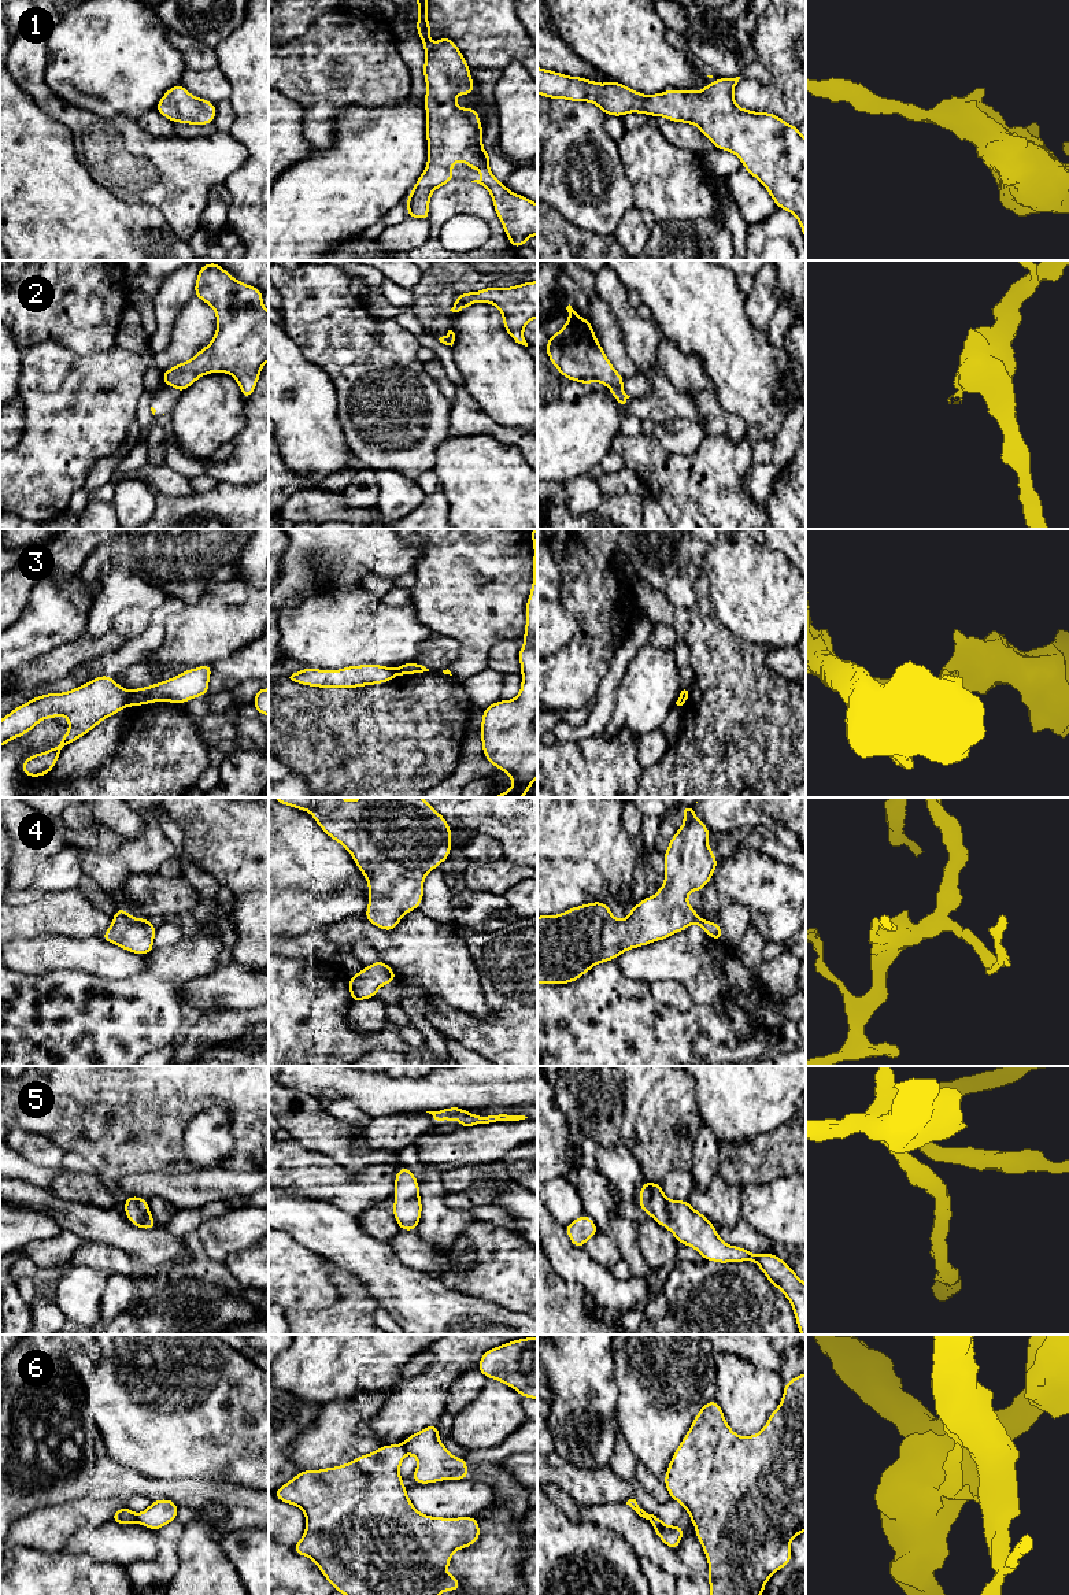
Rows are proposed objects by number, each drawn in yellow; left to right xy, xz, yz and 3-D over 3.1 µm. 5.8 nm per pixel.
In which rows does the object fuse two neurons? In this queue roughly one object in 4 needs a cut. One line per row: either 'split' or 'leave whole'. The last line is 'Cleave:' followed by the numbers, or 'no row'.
1: leave whole
2: split
3: split
4: leave whole
5: leave whole
6: split
Cleave: 2, 3, 6

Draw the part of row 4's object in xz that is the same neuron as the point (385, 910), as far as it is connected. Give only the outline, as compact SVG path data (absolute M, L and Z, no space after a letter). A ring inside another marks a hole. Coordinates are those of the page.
M273 798L281 804L310 811L322 830L352 855L367 880L366 919L393 930L402 917L421 907L425 876L450 858L451 826L422 798Z

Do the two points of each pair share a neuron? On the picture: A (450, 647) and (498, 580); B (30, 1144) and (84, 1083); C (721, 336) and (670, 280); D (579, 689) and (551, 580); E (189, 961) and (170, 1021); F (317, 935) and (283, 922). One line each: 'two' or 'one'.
A: two
B: two
C: one
D: two
E: one
F: two

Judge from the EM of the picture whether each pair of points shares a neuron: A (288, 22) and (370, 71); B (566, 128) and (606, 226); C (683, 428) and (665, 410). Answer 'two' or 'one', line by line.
A: two
B: one
C: two

